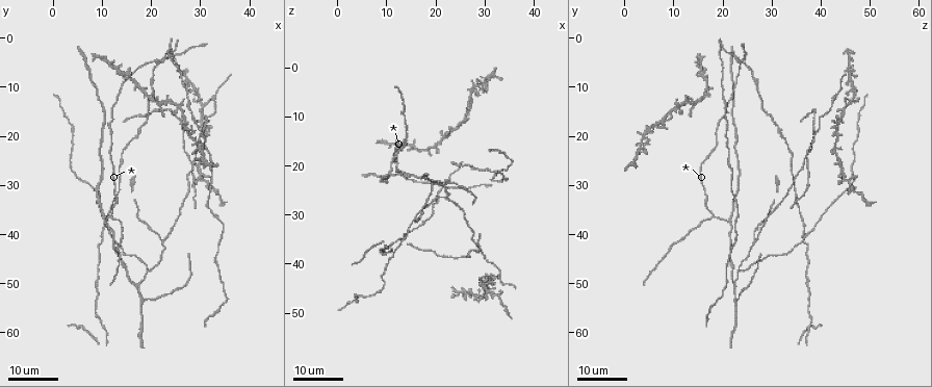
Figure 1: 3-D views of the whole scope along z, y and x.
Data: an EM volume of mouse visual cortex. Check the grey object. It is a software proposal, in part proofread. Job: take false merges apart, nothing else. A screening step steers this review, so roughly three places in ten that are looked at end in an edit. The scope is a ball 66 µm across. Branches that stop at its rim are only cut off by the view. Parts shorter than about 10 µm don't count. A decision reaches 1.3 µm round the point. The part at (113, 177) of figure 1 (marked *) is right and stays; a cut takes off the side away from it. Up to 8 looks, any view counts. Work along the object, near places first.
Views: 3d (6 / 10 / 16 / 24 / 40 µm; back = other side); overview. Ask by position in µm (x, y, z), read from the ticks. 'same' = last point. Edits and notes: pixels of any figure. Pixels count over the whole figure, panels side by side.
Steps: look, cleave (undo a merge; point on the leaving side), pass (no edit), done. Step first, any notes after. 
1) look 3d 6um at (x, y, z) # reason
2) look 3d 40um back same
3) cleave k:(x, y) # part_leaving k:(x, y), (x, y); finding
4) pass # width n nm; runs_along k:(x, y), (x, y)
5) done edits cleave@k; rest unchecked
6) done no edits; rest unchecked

look 3d 16um at (21.5, 5.5, 24.0) # four or more arms meet

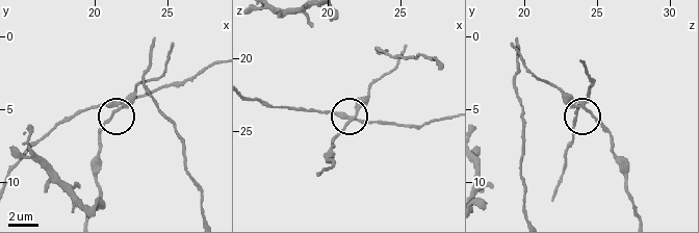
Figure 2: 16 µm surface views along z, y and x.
look 3d 6um at (21.4, 5.0, 24.2)

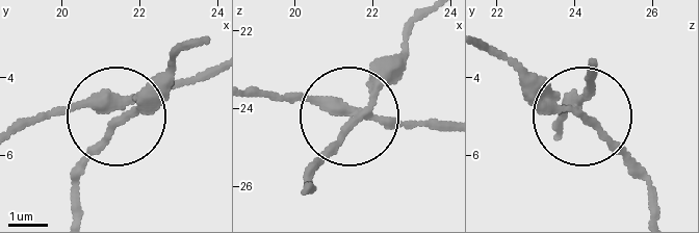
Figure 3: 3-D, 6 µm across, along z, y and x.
pass # arms 4; all the same neuron

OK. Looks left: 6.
look 3d 24um at (19.0, 47.5, 23.5) # side arm on a straight run

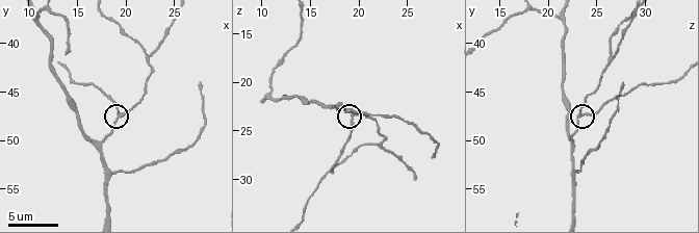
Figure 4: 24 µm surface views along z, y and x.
look 3d 10um at (19.6, 47.4, 23.2) # closer look

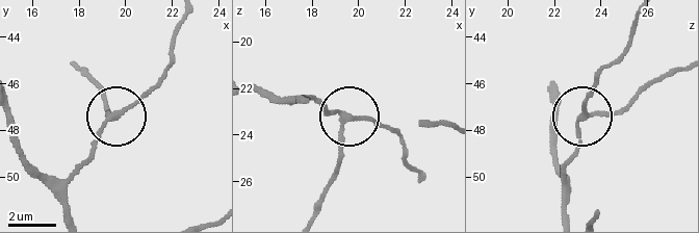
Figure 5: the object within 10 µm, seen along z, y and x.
pass # width 190 nm; continuous, no second neuron

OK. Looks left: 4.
look 3d 6um at (22.4, 41.4, 26.8) # three arms meet

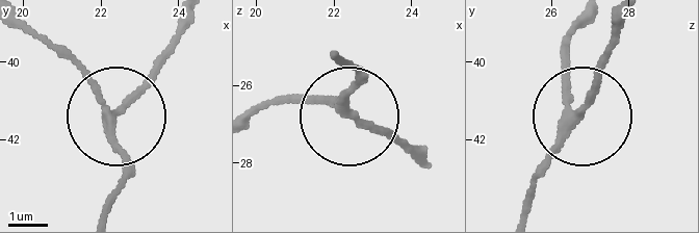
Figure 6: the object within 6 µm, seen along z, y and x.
look 3d 6um back at (22.20, 41.40, 26.70)

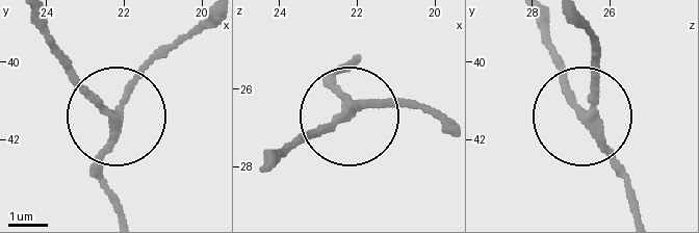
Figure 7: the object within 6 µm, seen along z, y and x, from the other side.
pass # arms 3; runs_along 7:(355, 60), (332, 83), (344, 103), (408, 103); continuous, no second neuron

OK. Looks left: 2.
look 3d 16um at (10.0, 37.0, 21.5) # a fork

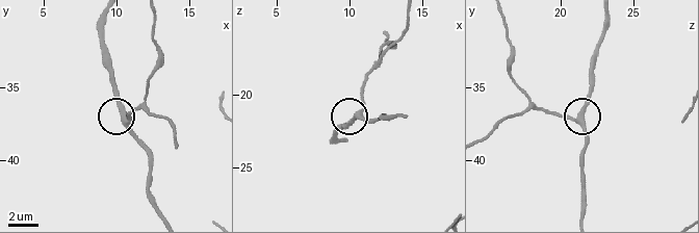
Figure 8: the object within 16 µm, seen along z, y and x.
look 3d 10um at (10.4, 37.0, 21.4)

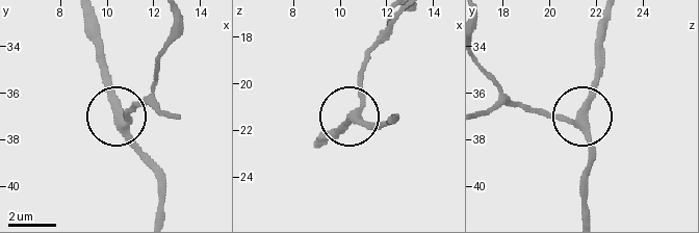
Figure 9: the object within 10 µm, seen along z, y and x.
pass # arms 3; runs_along 9:(161, 56), (155, 86), (123, 120), (103, 65); one neuron here

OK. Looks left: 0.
done no edits; rest unchecked

